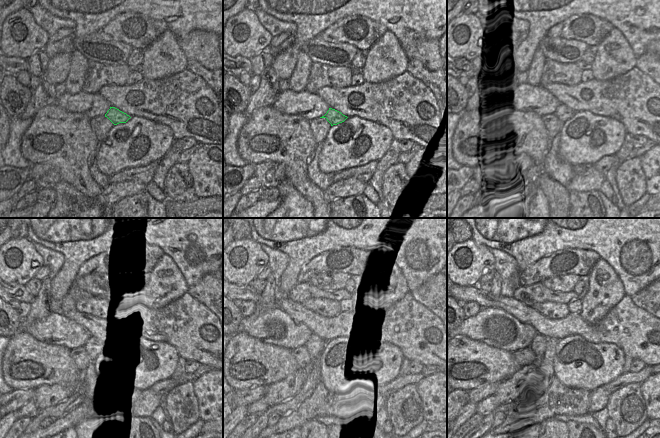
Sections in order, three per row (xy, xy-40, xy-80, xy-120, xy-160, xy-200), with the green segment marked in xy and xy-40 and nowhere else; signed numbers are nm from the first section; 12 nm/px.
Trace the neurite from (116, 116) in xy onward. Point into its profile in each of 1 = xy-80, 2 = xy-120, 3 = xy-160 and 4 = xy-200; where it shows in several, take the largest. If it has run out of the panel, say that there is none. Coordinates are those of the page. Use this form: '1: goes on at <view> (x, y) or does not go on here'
1: goes on at xy-80 (562, 113)
2: goes on at xy-120 (93, 345)
3: goes on at xy-160 (315, 345)
4: goes on at xy-200 (538, 345)

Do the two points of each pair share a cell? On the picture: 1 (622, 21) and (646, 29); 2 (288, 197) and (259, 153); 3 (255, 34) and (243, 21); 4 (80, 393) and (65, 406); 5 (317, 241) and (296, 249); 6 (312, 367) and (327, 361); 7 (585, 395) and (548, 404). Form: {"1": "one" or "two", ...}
{"1": "one", "2": "two", "3": "one", "4": "one", "5": "one", "6": "two", "7": "one"}

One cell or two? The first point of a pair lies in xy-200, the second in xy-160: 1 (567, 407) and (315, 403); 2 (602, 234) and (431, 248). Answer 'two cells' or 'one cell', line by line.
1: one cell
2: one cell

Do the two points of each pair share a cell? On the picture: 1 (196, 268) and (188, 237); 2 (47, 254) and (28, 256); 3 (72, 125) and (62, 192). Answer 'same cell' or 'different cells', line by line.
1: same cell
2: different cells
3: different cells

